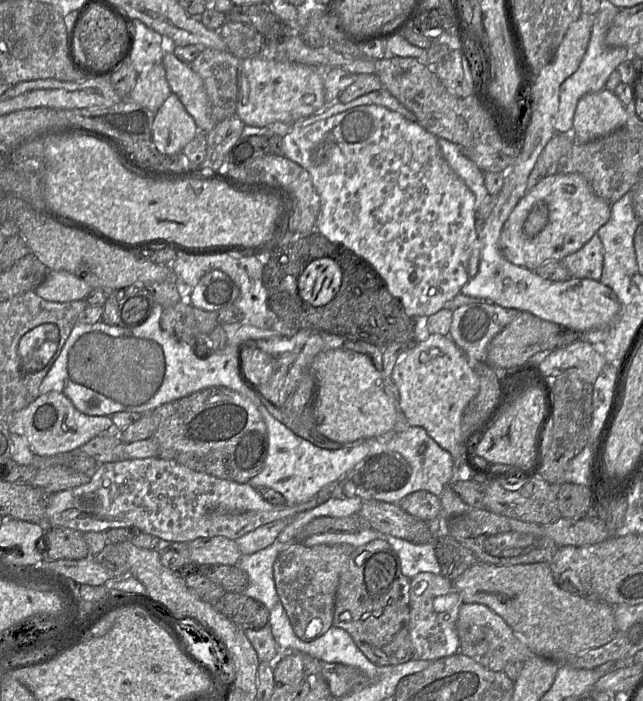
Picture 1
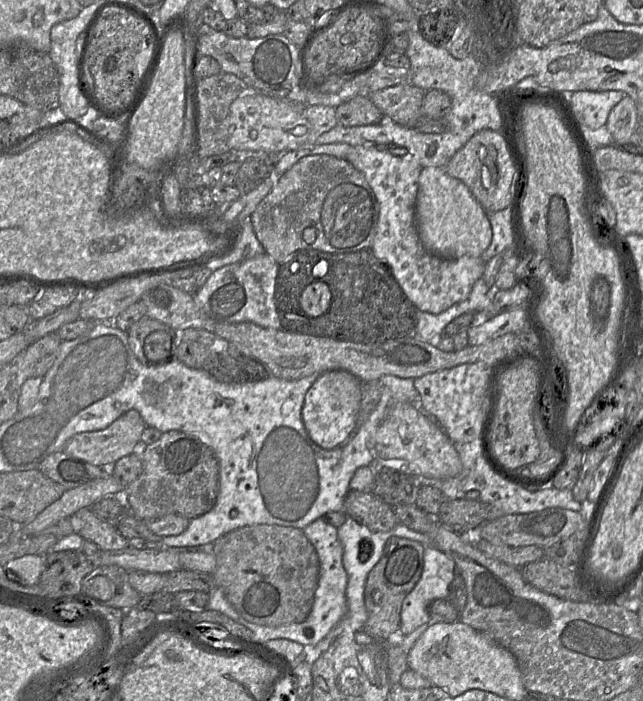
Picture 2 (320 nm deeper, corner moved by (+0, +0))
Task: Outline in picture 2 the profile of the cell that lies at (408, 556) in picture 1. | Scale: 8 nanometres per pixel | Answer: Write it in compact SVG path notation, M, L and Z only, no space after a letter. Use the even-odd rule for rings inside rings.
M425 546L420 579L402 603L398 636L408 635L431 623L429 606L434 600L447 599L454 577L453 559L434 546Z

